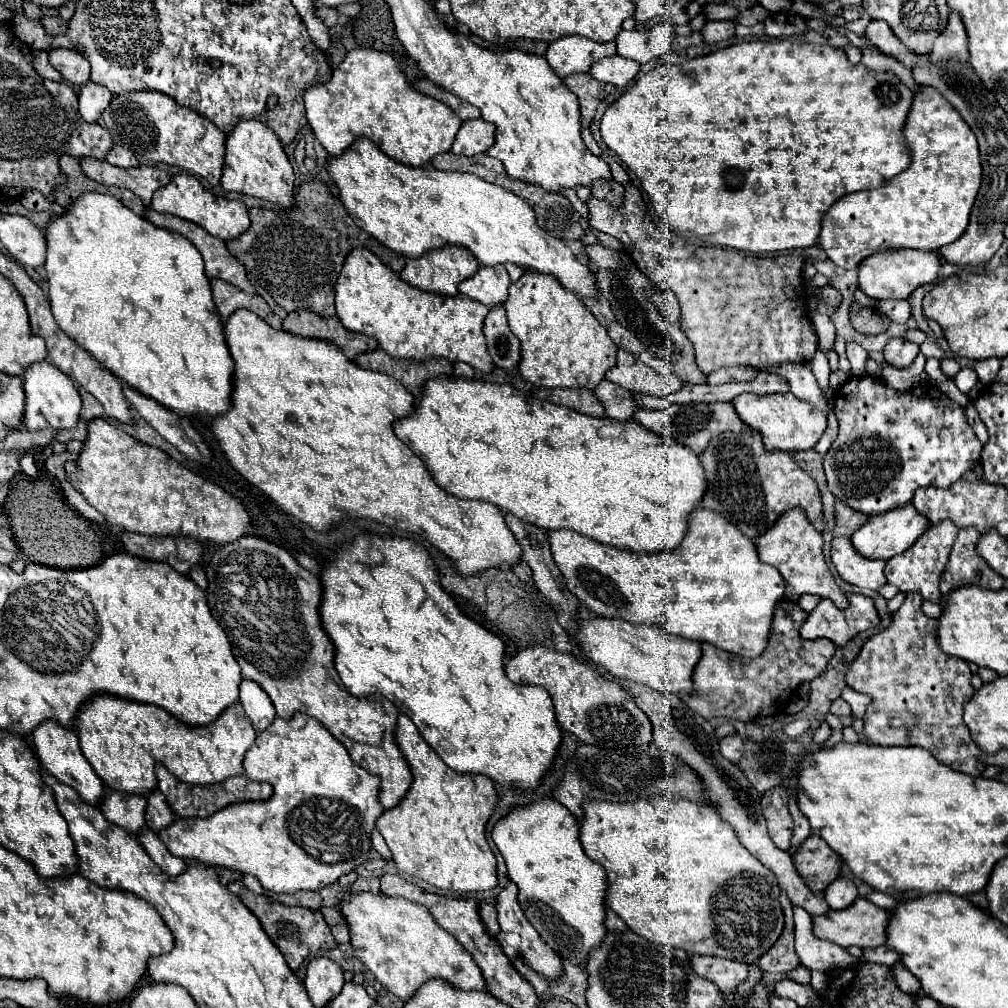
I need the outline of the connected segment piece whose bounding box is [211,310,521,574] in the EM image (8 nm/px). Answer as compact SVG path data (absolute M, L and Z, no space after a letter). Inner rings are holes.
M237 310L235 314L231 314L231 318L225 320L225 338L227 338L231 358L235 362L233 394L231 394L229 410L211 418L211 432L215 436L219 448L223 450L225 458L229 460L229 464L247 482L251 482L261 492L265 492L285 512L293 514L295 518L299 518L301 522L309 524L315 530L329 530L335 522L339 522L343 518L371 518L371 520L383 522L383 524L393 526L393 528L415 532L415 534L427 538L433 546L437 546L449 558L453 558L453 562L457 564L461 574L475 574L475 572L479 572L483 568L491 568L491 566L507 566L507 564L511 566L519 560L521 546L517 544L515 536L507 528L503 512L495 504L489 504L489 502L483 502L483 500L461 500L461 498L455 498L455 496L447 494L443 488L439 488L435 478L429 476L427 468L423 466L423 460L417 454L413 454L393 434L393 428L391 428L393 422L401 416L407 416L413 410L411 394L407 390L403 390L403 386L399 386L399 382L395 382L395 378L383 378L383 374L379 374L377 370L363 370L361 366L349 362L347 356L337 346L331 346L331 342L323 342L323 340L317 340L317 338L299 338L297 334L289 334L285 330L275 330L273 326L267 326L267 322L263 322L251 310Z

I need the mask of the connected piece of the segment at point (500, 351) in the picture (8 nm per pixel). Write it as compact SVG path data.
M503 306L491 308L489 316L485 318L483 332L485 332L485 338L487 338L489 354L491 354L493 364L497 368L509 370L509 368L519 366L519 362L521 362L521 342L511 332Z

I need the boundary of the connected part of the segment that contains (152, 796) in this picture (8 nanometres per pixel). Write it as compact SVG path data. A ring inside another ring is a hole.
M153 788L147 796L147 826L155 832L167 828L175 820L173 810L167 806L159 788Z

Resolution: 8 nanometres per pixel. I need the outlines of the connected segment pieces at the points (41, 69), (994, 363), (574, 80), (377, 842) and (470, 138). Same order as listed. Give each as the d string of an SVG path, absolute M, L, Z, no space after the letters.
M45 50L35 52L35 56L33 56L33 68L35 68L43 78L47 78L47 80L57 80L57 82L63 80L63 76L49 64Z
M989 358L989 360L975 362L975 372L977 372L981 382L991 382L997 376L997 370L1001 370L1001 360L999 358Z
M577 72L571 74L567 78L563 78L563 84L579 98L579 110L581 110L581 122L583 126L589 126L599 102L611 92L615 90L611 84L599 82L595 78L591 78L585 72Z
M373 830L373 832L371 832L371 840L373 840L373 848L375 848L383 858L391 858L391 852L389 852L387 844L385 844L383 836L381 836L377 830Z
M481 118L463 120L451 152L461 156L483 154L493 144L493 138L495 138L495 126L491 126L491 122L483 122Z

